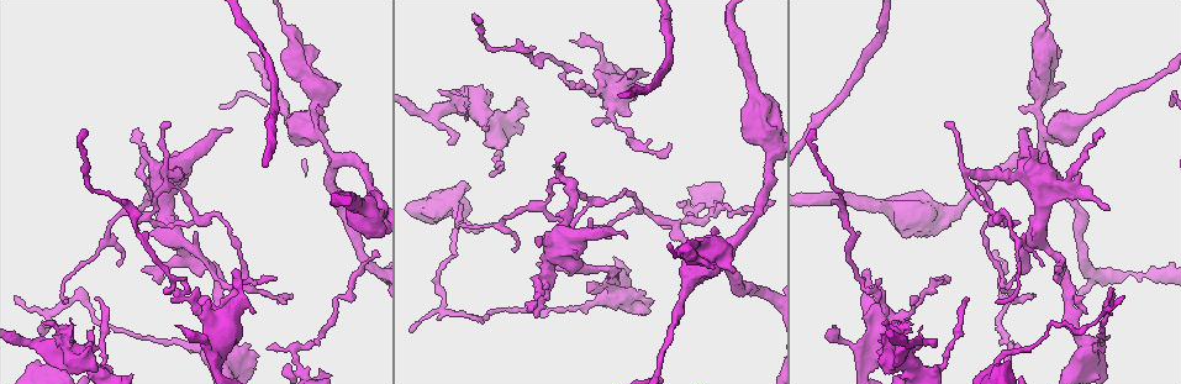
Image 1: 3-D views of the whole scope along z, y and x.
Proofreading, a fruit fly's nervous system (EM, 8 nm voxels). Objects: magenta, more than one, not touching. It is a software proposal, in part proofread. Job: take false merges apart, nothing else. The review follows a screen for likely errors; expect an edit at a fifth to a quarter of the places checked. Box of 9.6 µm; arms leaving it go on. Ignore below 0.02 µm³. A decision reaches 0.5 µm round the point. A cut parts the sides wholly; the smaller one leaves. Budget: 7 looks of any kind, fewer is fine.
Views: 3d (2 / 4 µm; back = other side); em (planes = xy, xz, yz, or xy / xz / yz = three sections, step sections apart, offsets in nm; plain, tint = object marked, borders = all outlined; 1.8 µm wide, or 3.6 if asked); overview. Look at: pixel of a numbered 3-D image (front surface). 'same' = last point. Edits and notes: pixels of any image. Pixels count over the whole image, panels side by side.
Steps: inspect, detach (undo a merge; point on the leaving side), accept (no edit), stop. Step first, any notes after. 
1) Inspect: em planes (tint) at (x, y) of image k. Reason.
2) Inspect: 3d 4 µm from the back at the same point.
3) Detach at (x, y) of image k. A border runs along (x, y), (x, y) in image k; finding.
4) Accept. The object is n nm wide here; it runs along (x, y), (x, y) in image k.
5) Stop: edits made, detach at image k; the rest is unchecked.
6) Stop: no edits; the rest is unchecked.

Inspect: em yz step 4 (tint) at (171, 292) of image 1. Abrupt turn.

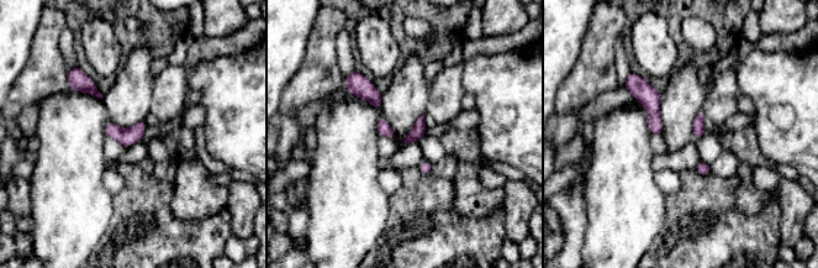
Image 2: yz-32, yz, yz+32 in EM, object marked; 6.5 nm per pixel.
Accept. One neuron here.

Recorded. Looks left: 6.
Inspect: em 3.6 µm planes (tint) at (172, 241) of image 1. Abrupt turn.

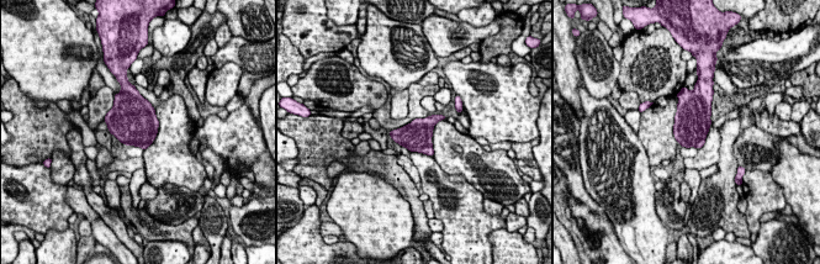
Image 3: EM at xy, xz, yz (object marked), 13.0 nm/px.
Accept. One neuron here.

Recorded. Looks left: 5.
Inspect: em 3.6 µm xy step 16 (tint) at (1044, 136) of image 1. A fork.

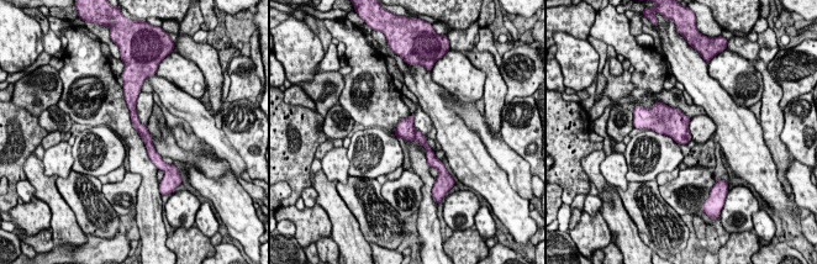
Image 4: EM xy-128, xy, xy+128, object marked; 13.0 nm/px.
Inspect: em 3.6 µm planes (tint) at the same point. Cut it another way.

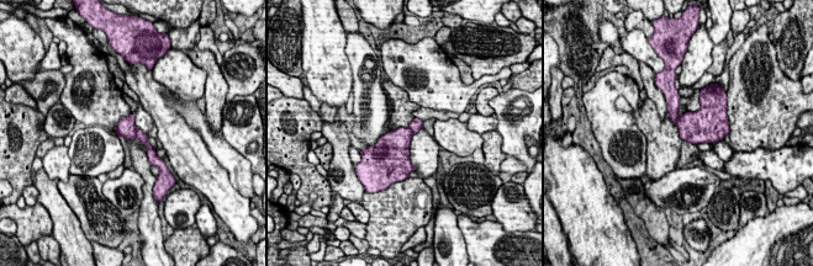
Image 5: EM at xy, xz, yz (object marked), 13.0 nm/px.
Detach at (126, 128) of image 5. The object is 240 nm wide here; a second neuron is stuck on.

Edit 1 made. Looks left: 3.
Stop: edits made, detach at image 5; the rest is unchecked.

